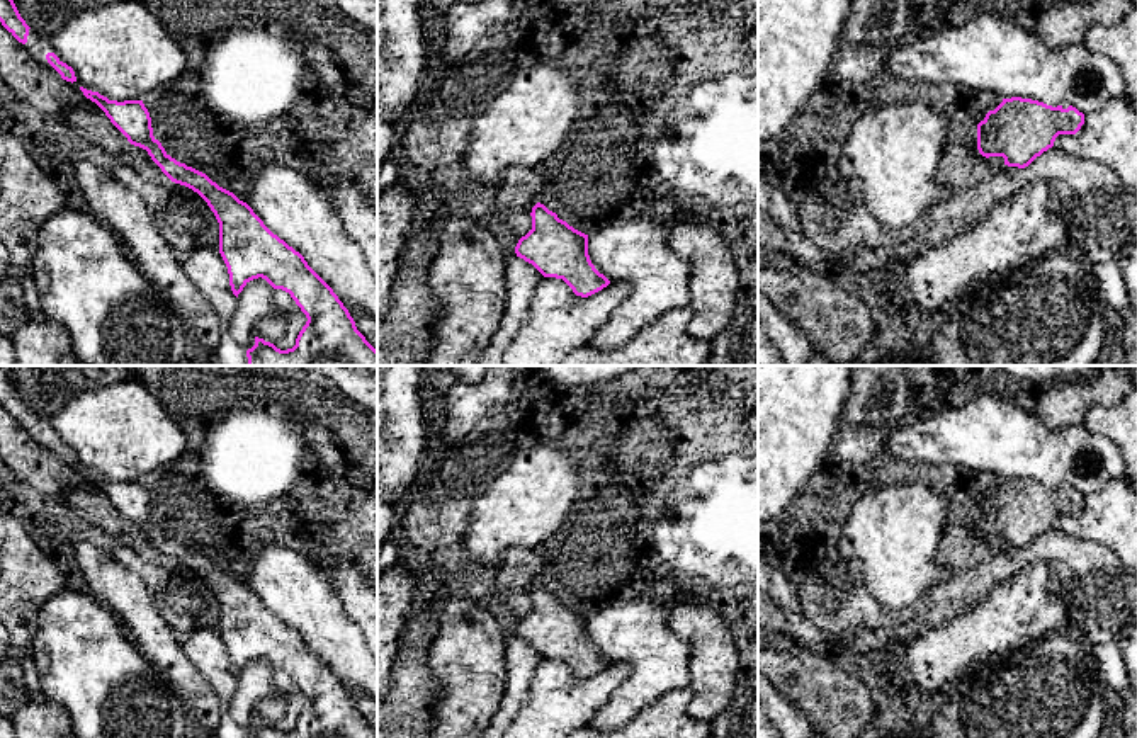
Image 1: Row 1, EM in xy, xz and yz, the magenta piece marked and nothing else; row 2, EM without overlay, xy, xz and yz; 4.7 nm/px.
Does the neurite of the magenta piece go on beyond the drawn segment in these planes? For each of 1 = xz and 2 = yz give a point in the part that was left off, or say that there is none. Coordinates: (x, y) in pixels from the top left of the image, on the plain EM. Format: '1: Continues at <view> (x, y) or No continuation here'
1: No continuation here
2: No continuation here

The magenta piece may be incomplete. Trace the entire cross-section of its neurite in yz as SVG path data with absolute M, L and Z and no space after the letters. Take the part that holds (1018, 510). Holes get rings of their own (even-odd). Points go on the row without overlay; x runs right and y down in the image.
M1011 478L977 505L982 537L1003 537L1004 546L1025 549L1054 527L1059 515L1076 515L1084 495L1076 488L1052 488L1038 481Z

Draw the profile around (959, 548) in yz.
M962 525L945 527L938 542L938 565L947 573L960 573L986 563L999 548L1003 537L982 537L979 531Z

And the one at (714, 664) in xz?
M692 604L673 607L670 610L668 627L690 644L688 689L692 690L692 699L687 712L693 719L712 721L731 706L736 677L741 668L733 633L716 609Z

